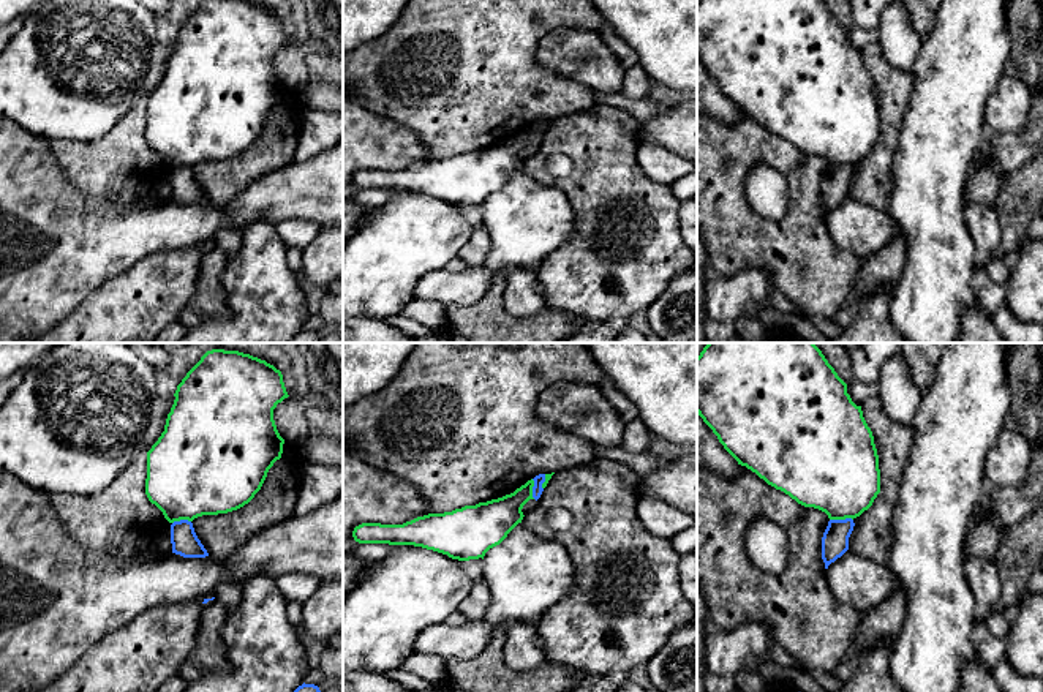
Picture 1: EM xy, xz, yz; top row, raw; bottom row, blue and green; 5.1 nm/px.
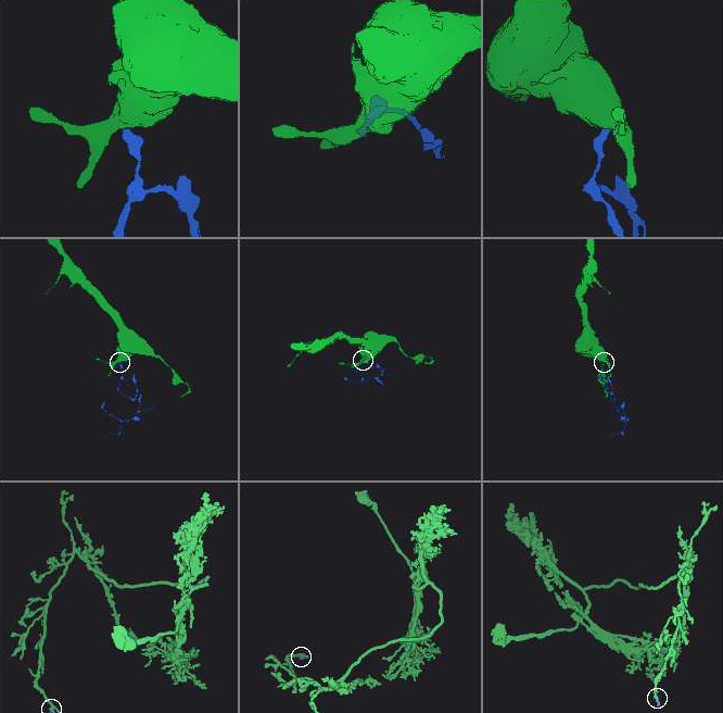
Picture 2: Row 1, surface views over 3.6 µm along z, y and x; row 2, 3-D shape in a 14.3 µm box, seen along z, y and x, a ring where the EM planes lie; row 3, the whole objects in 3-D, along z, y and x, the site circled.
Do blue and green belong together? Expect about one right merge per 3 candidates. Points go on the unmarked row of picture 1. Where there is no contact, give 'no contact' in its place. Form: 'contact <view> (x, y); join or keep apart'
contact yz (841, 166); keep apart

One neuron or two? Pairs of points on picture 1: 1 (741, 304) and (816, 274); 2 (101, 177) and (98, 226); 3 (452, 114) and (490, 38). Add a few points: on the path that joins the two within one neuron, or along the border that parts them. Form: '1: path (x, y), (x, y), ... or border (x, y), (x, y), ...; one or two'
1: border (740, 270), (762, 269), (773, 288); two
2: border (68, 179), (89, 195), (136, 206); two
3: path (457, 95), (460, 68), (471, 57); one

